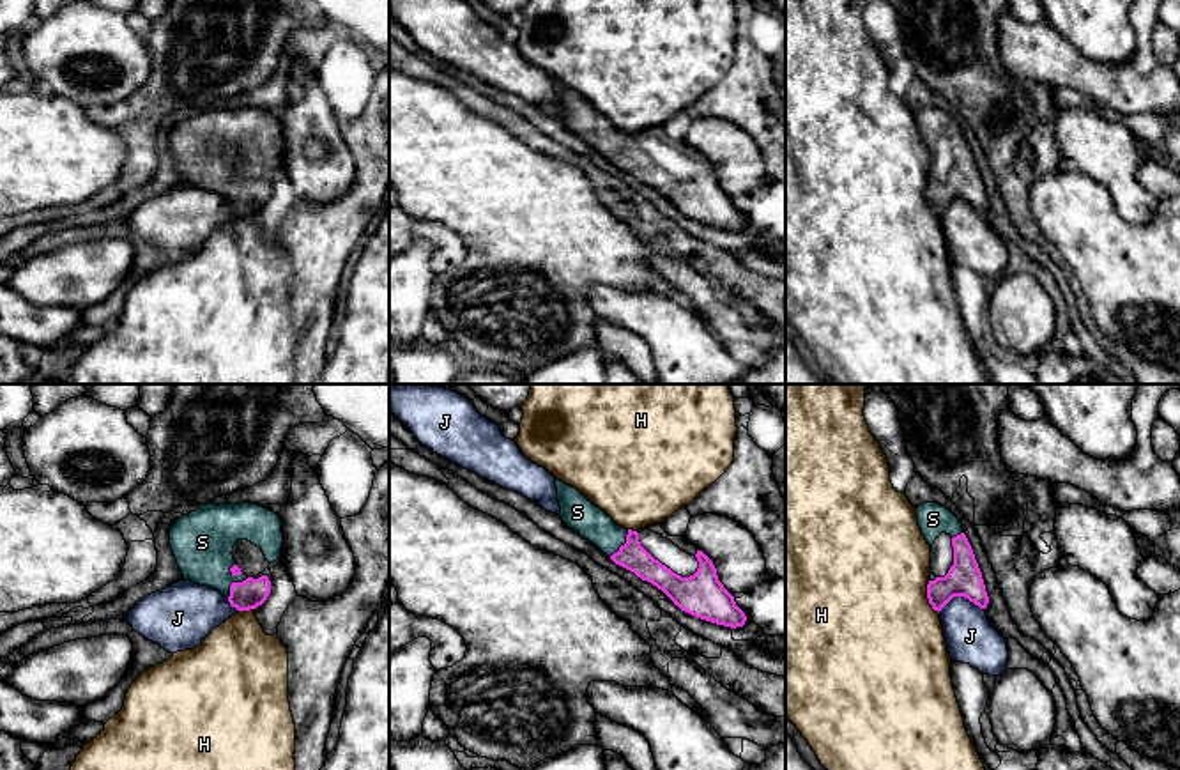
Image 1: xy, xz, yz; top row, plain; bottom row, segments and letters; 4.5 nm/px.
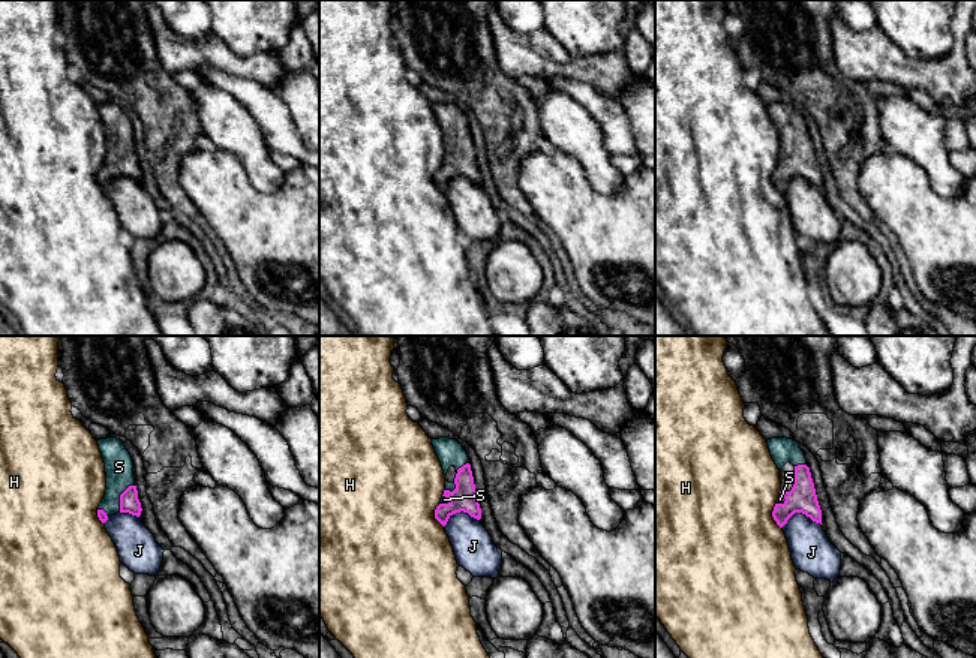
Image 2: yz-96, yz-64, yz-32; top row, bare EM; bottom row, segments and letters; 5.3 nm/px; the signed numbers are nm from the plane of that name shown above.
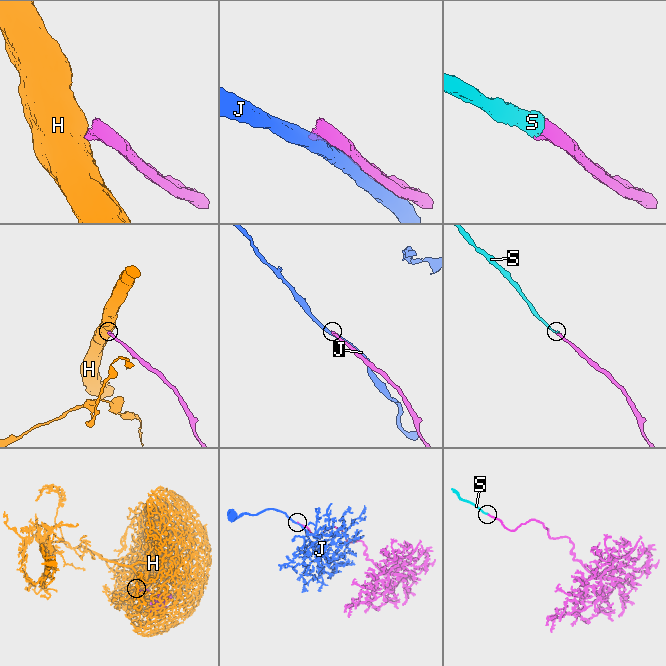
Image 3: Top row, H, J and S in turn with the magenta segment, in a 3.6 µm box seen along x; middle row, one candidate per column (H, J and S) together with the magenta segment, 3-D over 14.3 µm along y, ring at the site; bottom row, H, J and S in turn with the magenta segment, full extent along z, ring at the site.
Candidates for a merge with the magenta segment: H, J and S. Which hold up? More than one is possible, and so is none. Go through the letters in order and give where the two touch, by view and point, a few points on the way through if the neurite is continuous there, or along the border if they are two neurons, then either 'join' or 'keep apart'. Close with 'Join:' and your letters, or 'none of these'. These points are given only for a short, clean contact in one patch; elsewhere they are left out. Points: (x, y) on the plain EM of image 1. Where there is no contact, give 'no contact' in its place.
H: meets magenta in yz at (929, 202); border along yz (926, 188), (929, 207), (938, 216); keep apart
J: meets magenta in yz at (959, 199); keep apart
S: meets magenta in xy at (232, 186); join
Join: S

